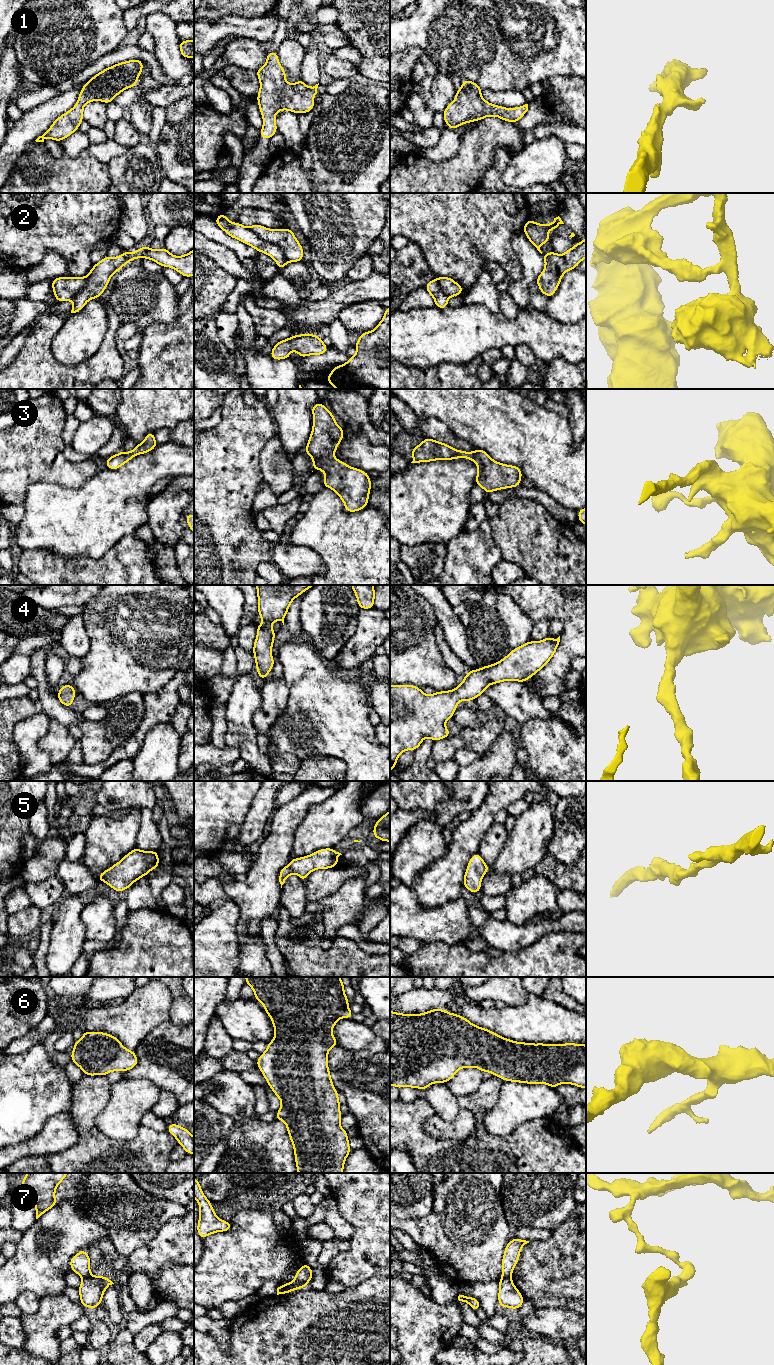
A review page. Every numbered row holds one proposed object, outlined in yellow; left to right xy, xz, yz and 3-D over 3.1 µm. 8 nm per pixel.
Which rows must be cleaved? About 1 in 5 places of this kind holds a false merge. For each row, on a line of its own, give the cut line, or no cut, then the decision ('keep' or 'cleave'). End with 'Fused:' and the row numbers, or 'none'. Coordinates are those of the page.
1: no cut; keep
2: cut in xz along (248, 227), (260, 238), (275, 243), (289, 261); cleave
3: no cut; keep
4: no cut; keep
5: no cut; keep
6: no cut; keep
7: cut in yz along (502, 1276), (510, 1277); cleave
Fused: 2, 7

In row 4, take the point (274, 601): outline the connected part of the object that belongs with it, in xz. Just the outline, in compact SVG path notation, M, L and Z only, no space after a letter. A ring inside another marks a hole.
M255 585L257 587L258 597L258 615L264 621L263 624L257 625L257 636L253 646L253 653L256 662L257 674L265 681L265 678L272 670L275 663L271 650L275 639L275 631L272 629L271 623L281 621L284 625L284 619L290 608L291 602L301 595L304 591L315 585Z

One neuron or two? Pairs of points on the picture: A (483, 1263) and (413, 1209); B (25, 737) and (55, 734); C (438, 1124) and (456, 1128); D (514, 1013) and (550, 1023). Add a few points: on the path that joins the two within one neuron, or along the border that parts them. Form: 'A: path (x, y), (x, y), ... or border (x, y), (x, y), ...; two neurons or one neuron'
A: border (435, 1196), (429, 1213), (417, 1219), (400, 1219); two neurons
B: border (51, 719), (48, 732), (39, 740), (50, 758); two neurons
C: path (442, 1128), (452, 1128); one neuron
D: path (523, 1022), (541, 1022); one neuron

